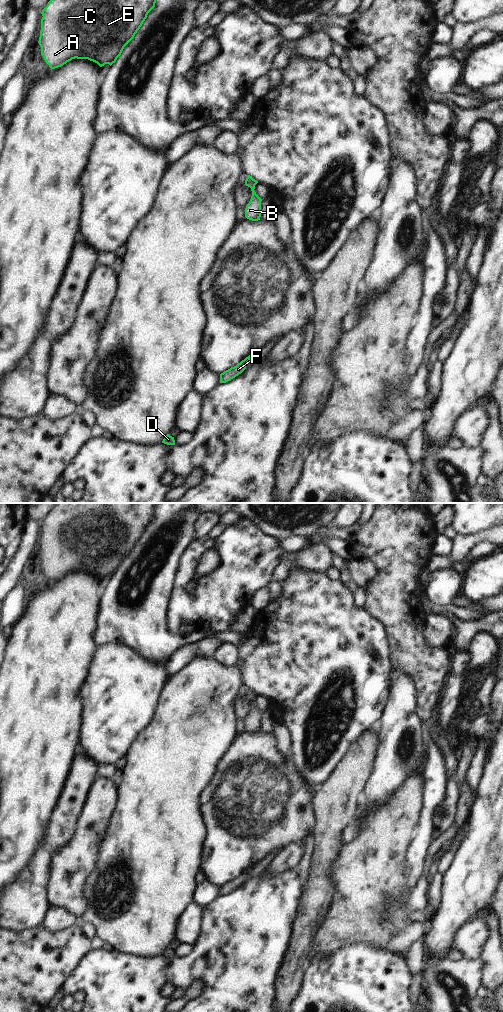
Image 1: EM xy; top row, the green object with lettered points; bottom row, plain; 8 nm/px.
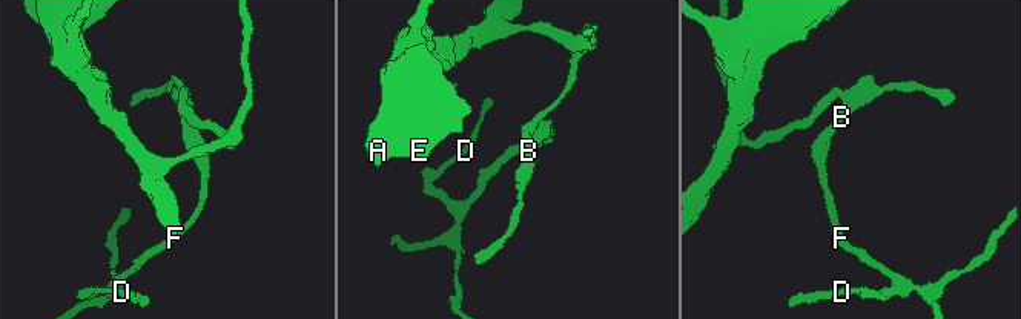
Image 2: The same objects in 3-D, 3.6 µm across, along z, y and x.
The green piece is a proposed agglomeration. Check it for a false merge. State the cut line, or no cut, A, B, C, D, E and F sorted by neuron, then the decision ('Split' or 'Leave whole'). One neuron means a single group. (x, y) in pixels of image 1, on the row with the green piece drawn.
No split. Groups: A B C D E F. Leave whole

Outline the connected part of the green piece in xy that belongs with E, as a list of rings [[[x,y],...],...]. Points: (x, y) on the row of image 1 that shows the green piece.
[[[50,0],[42,10],[39,45],[51,69],[72,59],[88,59],[100,67],[116,62],[124,47],[155,7],[156,0]]]

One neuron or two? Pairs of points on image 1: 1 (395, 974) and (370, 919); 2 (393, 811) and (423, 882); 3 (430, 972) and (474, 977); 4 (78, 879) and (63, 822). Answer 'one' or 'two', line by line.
1: two
2: two
3: one
4: two

